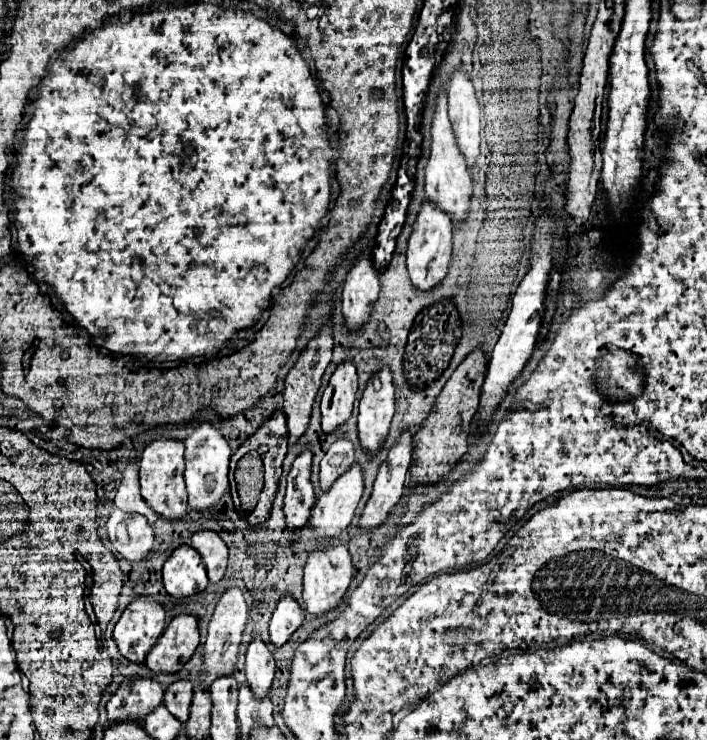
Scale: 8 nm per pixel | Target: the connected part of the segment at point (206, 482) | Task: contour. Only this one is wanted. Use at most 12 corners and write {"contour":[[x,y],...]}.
{"contour":[[202,421],[184,439],[194,511],[228,489],[230,445]]}

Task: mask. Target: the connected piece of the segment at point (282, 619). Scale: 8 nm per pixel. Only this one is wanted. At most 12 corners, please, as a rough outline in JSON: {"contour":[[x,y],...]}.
{"contour":[[288,593],[280,597],[270,641],[282,645],[302,625],[306,611]]}

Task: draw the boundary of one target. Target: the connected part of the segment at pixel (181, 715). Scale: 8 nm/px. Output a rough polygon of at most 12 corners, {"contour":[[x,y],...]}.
{"contour":[[190,679],[170,683],[164,705],[182,723],[194,693]]}

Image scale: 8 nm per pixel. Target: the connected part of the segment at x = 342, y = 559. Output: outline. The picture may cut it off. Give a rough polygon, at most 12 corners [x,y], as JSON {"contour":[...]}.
{"contour":[[346,545],[308,553],[306,611],[336,607],[352,579]]}

